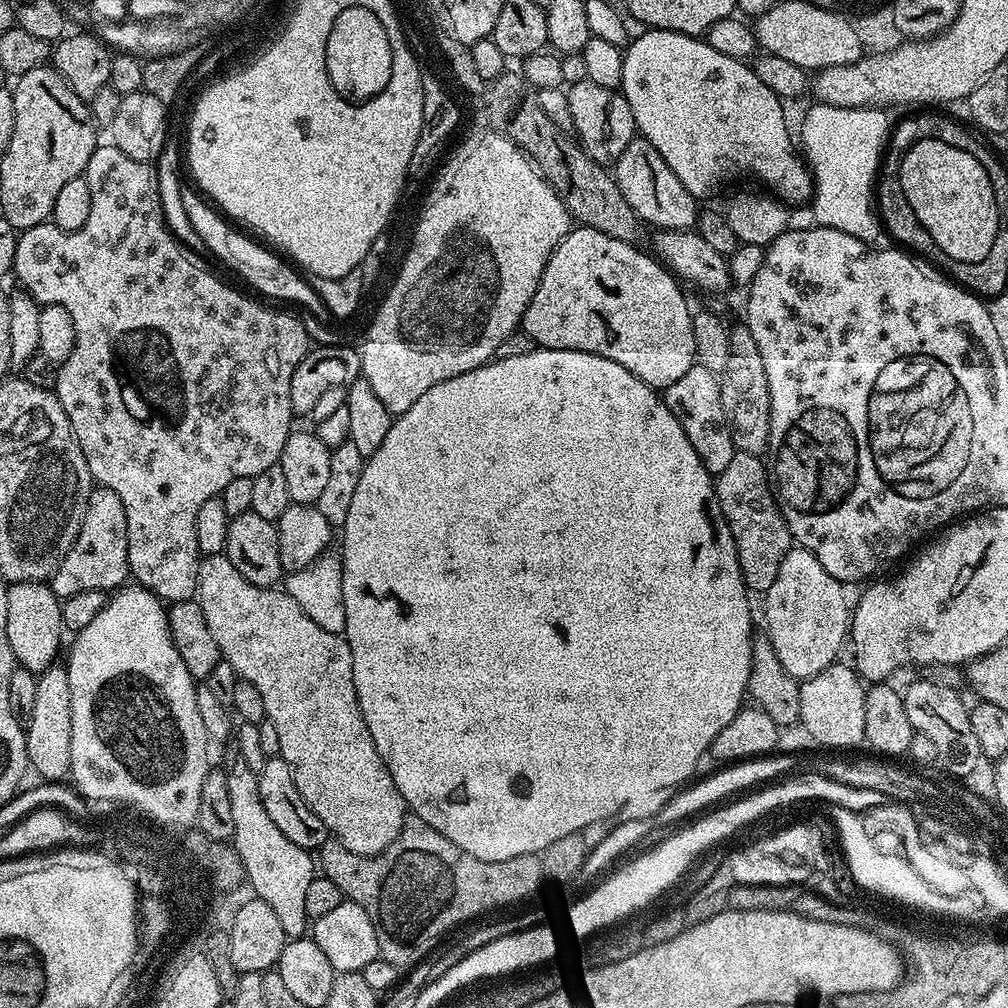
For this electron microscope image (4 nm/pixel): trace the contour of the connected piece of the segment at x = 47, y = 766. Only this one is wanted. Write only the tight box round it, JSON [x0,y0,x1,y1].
[26,666,72,782]

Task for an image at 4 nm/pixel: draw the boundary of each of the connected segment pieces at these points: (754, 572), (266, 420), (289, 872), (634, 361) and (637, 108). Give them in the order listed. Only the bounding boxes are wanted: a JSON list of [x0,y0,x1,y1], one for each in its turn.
[[714,452,794,593],[12,142,310,605],[224,748,314,937],[522,226,697,390],[620,28,814,205]]

